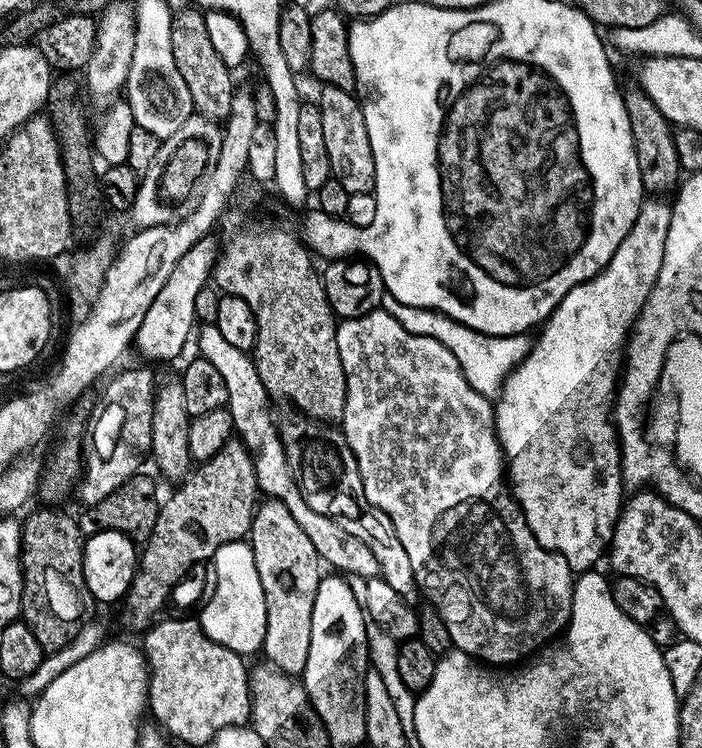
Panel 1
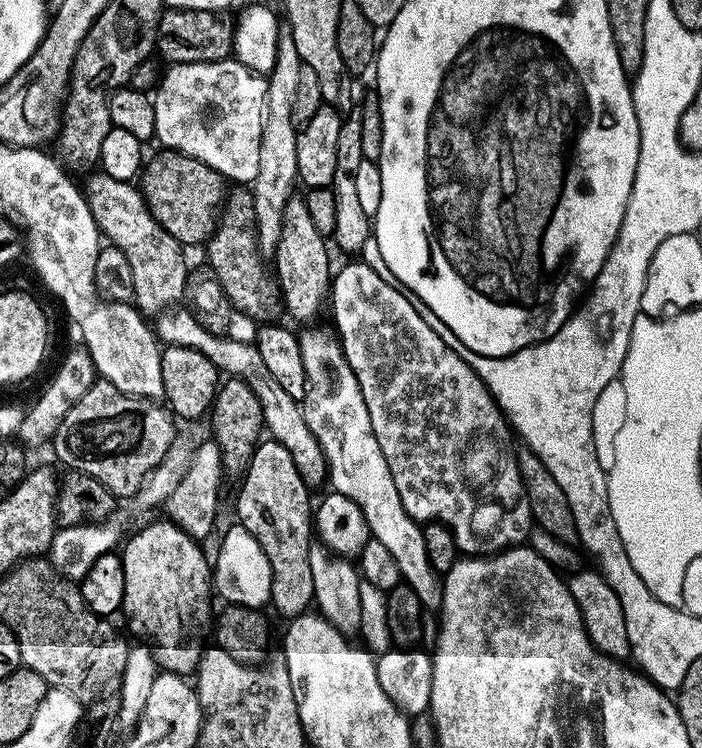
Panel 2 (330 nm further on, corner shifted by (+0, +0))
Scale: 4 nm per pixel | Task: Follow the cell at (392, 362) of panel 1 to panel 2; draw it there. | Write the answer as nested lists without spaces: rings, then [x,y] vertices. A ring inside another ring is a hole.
[[[348,264],[341,272],[339,269],[332,277],[330,312],[332,308],[332,316],[336,319],[335,335],[338,337],[340,345],[344,347],[344,357],[346,362],[350,362],[350,370],[354,370],[354,374],[358,378],[362,398],[366,402],[366,410],[370,414],[370,426],[374,426],[374,438],[378,438],[378,446],[382,446],[382,454],[386,458],[386,466],[390,466],[390,474],[394,474],[394,486],[398,486],[398,498],[402,498],[402,506],[406,506],[406,514],[410,514],[410,518],[414,518],[417,522],[439,522],[446,525],[454,534],[457,549],[468,558],[483,558],[492,555],[493,552],[502,552],[506,548],[523,545],[529,539],[534,528],[534,521],[522,482],[518,452],[517,449],[512,449],[514,436],[509,431],[510,425],[504,413],[500,411],[496,400],[488,392],[487,386],[480,380],[475,367],[469,361],[467,364],[420,317],[421,309],[395,283],[389,282],[383,275],[381,276],[368,264]]]

